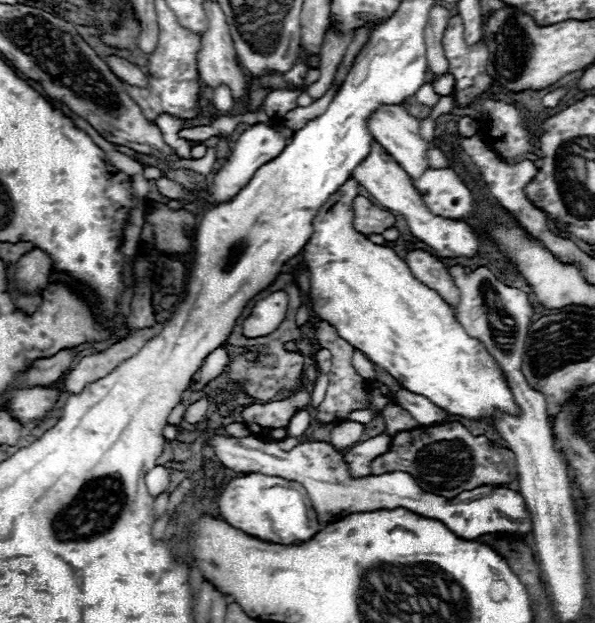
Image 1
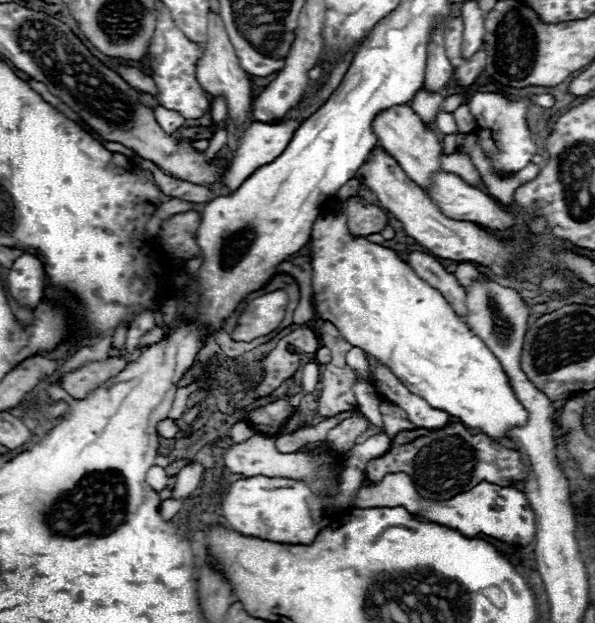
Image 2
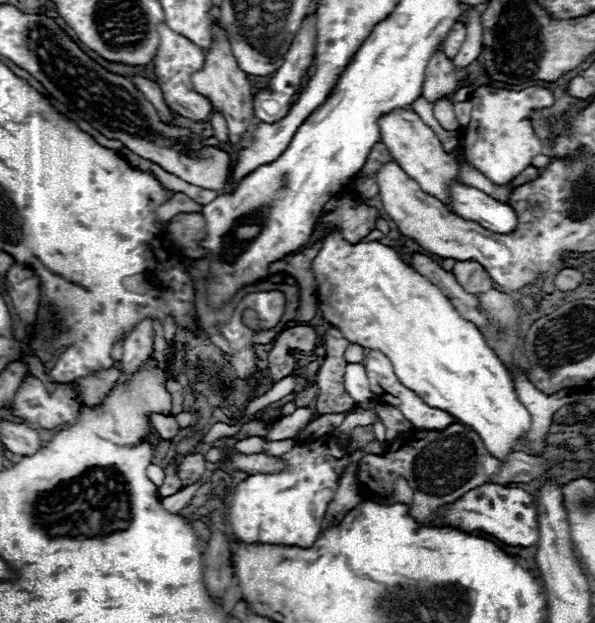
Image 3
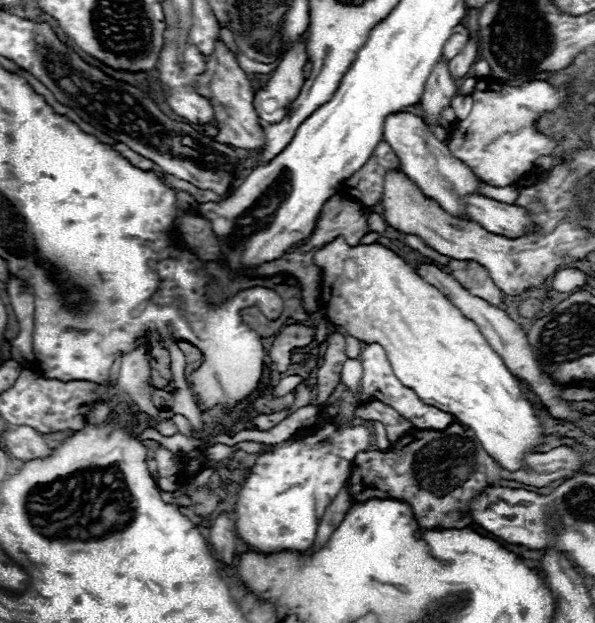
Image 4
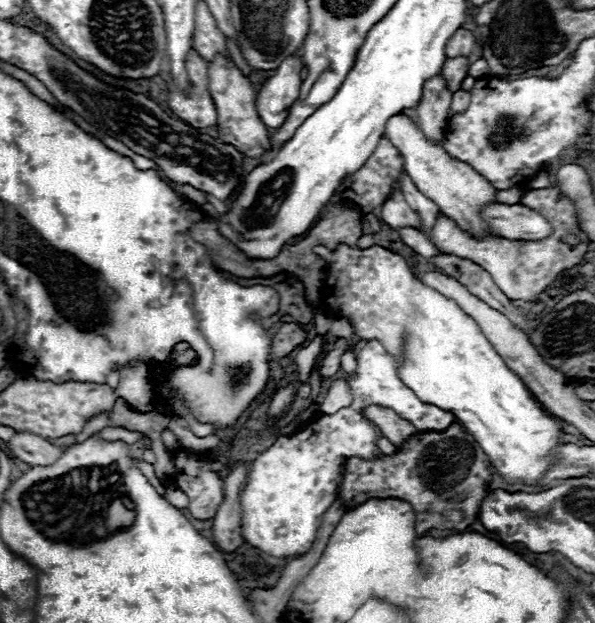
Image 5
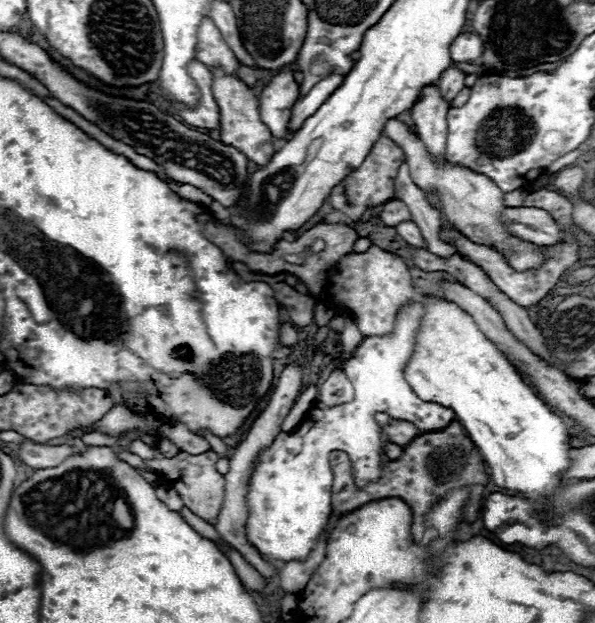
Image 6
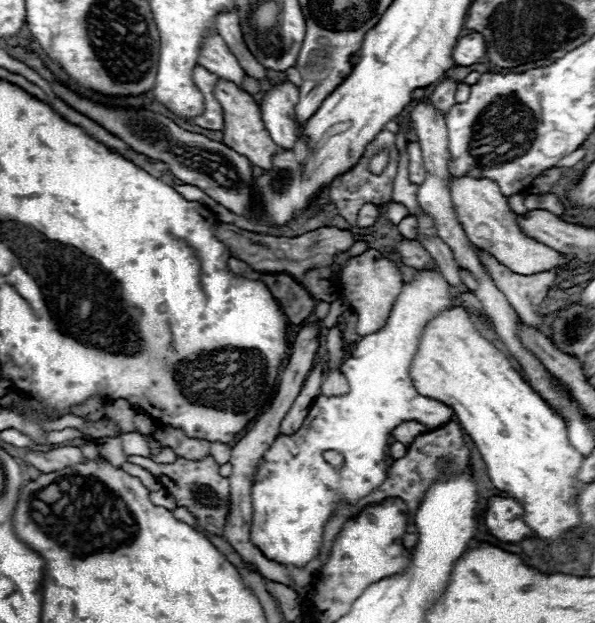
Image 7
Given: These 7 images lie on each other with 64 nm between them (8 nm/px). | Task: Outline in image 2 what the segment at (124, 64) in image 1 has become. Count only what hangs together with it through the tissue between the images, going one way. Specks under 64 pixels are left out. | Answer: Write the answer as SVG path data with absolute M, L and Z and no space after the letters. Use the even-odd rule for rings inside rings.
M118 64L116 68L114 68L132 88L138 88L138 90L142 90L142 92L148 92L148 94L156 94L156 86L154 86L154 82L152 82L152 78L150 76L146 76L144 72L140 72L138 68L134 68L134 66L122 66L122 64Z

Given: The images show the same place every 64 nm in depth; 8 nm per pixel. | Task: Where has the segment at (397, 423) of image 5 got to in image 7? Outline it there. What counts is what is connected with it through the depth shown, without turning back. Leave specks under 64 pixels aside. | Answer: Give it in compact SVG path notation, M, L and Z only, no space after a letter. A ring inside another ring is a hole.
M402 422L398 424L394 430L392 430L392 438L396 442L402 442L402 444L410 444L416 436L420 436L422 432L426 432L428 428L418 424L418 422Z

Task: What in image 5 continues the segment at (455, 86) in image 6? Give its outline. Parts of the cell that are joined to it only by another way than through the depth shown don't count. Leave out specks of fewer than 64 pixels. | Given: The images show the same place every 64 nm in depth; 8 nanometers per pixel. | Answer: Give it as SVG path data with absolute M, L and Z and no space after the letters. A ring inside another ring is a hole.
M458 56L458 58L454 58L454 60L450 60L450 58L446 60L442 74L444 74L444 78L448 80L448 86L450 86L452 92L460 90L462 80L468 76L468 66L470 66L468 56Z

